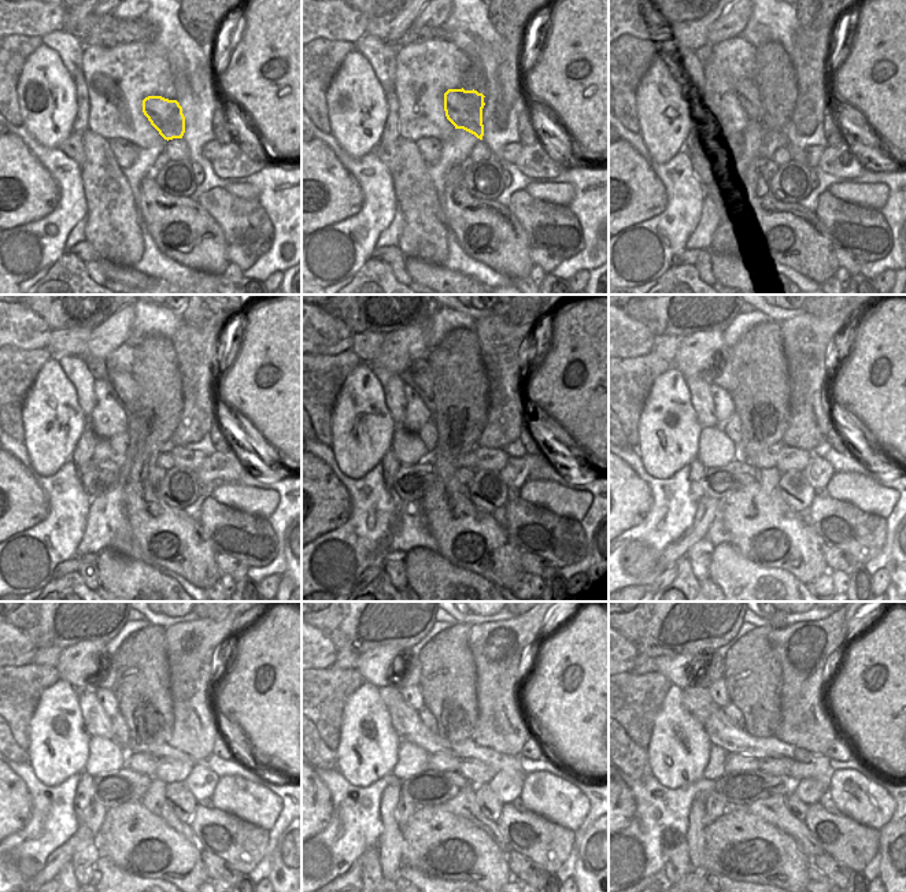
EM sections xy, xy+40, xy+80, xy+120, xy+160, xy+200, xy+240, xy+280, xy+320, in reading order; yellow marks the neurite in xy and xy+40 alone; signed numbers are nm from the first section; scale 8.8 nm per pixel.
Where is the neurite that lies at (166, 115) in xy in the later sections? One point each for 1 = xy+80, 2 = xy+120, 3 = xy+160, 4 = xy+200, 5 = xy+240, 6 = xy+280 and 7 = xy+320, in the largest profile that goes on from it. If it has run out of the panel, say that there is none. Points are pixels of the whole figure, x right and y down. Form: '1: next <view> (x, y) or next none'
1: next xy+80 (746, 89)
2: next xy+120 (124, 387)
3: next xy+160 (421, 377)
4: next xy+200 (724, 377)
5: next xy+240 (108, 681)
6: next xy+280 (411, 677)
7: next xy+320 (709, 667)

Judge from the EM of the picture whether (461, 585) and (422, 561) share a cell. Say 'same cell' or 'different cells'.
same cell

